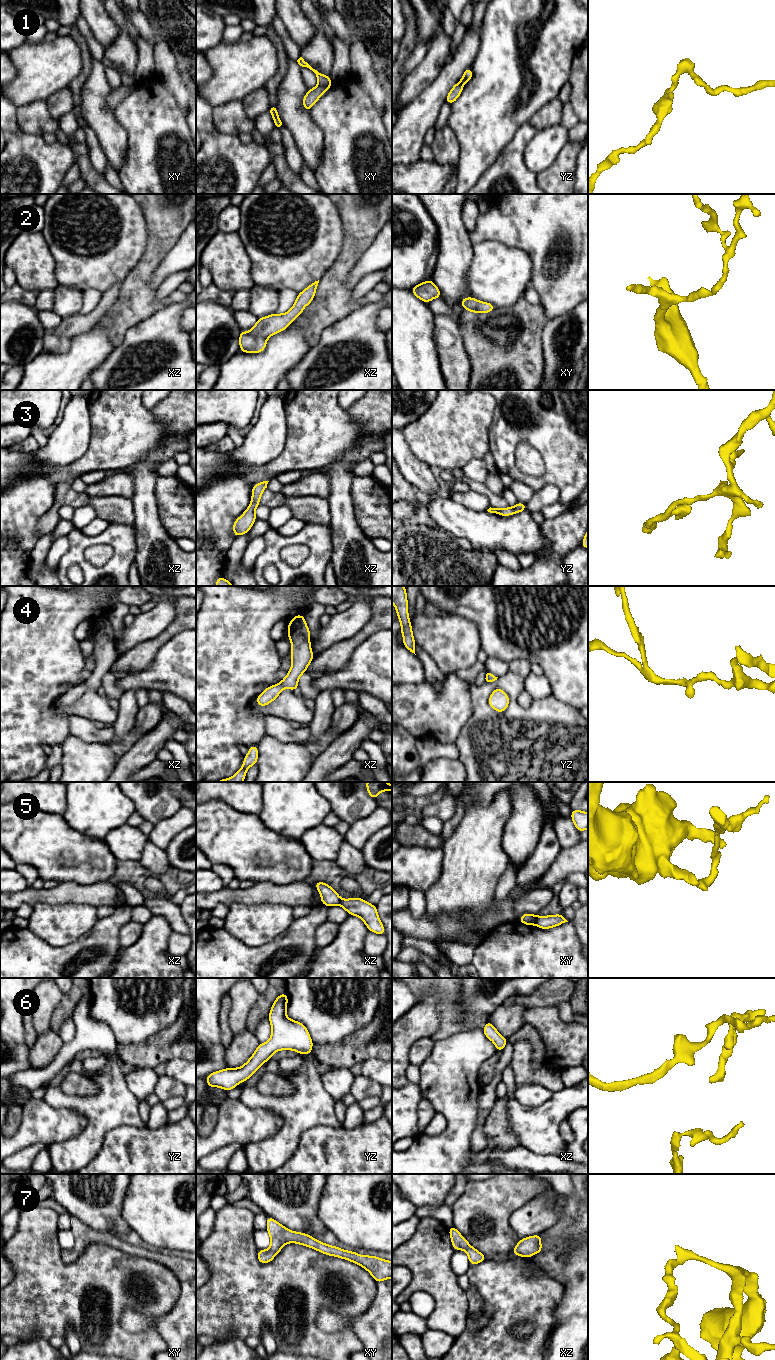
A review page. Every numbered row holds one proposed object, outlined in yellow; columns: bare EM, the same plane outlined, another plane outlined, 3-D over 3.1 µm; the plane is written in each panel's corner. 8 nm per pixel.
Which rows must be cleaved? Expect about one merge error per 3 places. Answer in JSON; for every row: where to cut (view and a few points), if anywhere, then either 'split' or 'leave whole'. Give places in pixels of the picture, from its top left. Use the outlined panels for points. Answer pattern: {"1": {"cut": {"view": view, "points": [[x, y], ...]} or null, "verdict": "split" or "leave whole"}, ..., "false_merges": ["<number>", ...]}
{"1": {"cut": {"view": "xy", "points": [[330, 83], [318, 85]]}, "verdict": "split"}, "2": {"cut": null, "verdict": "leave whole"}, "3": {"cut": null, "verdict": "leave whole"}, "4": {"cut": null, "verdict": "leave whole"}, "5": {"cut": {"view": "xy", "points": [[537, 916], [534, 923]]}, "verdict": "split"}, "6": {"cut": null, "verdict": "leave whole"}, "7": {"cut": null, "verdict": "leave whole"}, "false_merges": ["1", "5"]}

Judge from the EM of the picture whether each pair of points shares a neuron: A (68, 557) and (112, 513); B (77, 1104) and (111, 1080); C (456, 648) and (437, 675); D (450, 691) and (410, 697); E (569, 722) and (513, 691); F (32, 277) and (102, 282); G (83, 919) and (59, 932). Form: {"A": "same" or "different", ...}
{"A": "different", "B": "same", "C": "different", "D": "same", "E": "same", "F": "different", "G": "same"}

